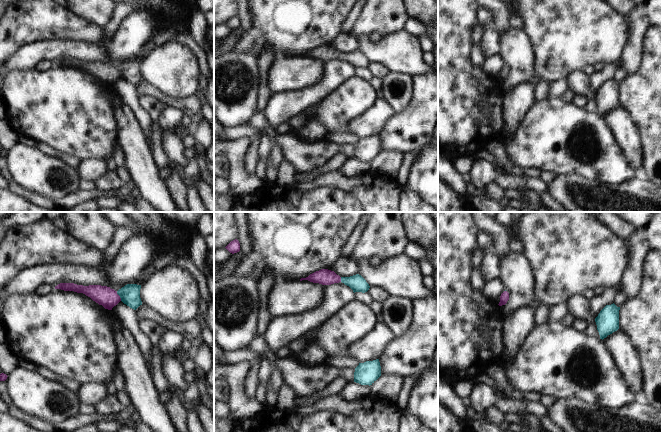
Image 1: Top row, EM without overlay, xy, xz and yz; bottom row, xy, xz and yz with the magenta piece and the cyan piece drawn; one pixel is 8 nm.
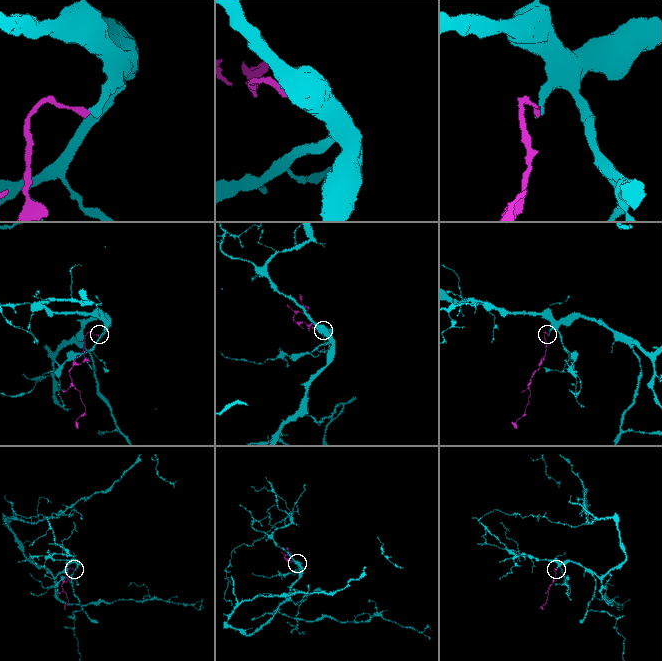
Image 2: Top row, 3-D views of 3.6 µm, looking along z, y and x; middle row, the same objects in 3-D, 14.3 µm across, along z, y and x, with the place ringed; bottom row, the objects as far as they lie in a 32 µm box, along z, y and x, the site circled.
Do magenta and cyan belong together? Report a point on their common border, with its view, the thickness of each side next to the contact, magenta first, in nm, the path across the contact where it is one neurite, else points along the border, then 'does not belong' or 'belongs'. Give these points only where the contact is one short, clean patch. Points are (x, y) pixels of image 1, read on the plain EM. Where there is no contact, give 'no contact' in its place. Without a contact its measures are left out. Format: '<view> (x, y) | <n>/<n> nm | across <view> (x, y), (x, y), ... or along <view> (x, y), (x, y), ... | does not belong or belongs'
xy (119, 72) | 160/160 nm | across xy (108, 74), (119, 72), (130, 70) | belongs

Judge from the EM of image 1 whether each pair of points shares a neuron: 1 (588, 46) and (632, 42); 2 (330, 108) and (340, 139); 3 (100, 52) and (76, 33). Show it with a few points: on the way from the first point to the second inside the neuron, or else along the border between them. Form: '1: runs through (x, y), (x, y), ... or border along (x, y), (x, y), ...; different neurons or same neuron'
1: border along (626, 19), (628, 39), (620, 58); different neurons
2: border along (345, 131), (331, 134), (328, 141); different neurons
3: border along (65, 40), (83, 40), (96, 45); different neurons

